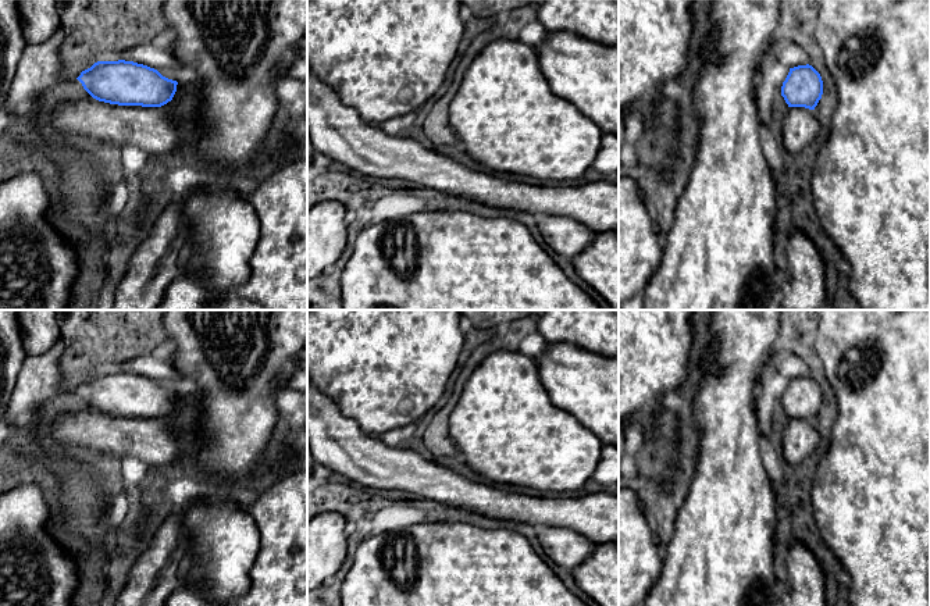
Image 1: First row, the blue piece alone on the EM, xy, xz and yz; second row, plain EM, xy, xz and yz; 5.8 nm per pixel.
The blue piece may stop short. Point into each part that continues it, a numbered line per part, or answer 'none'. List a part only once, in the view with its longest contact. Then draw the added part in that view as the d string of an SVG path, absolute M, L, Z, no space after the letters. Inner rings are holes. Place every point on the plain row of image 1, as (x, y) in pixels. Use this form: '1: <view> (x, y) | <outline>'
1: xy (152, 441) | M67 413L57 417L46 434L51 443L64 449L92 449L118 459L132 456L149 467L170 464L182 456L178 428L161 418Z

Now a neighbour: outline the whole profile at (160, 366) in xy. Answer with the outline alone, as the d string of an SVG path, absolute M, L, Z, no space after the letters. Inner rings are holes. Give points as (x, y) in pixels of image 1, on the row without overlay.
M168 353L140 356L125 361L124 364L108 364L99 368L100 372L133 372L150 379L181 379L182 375L174 367Z

